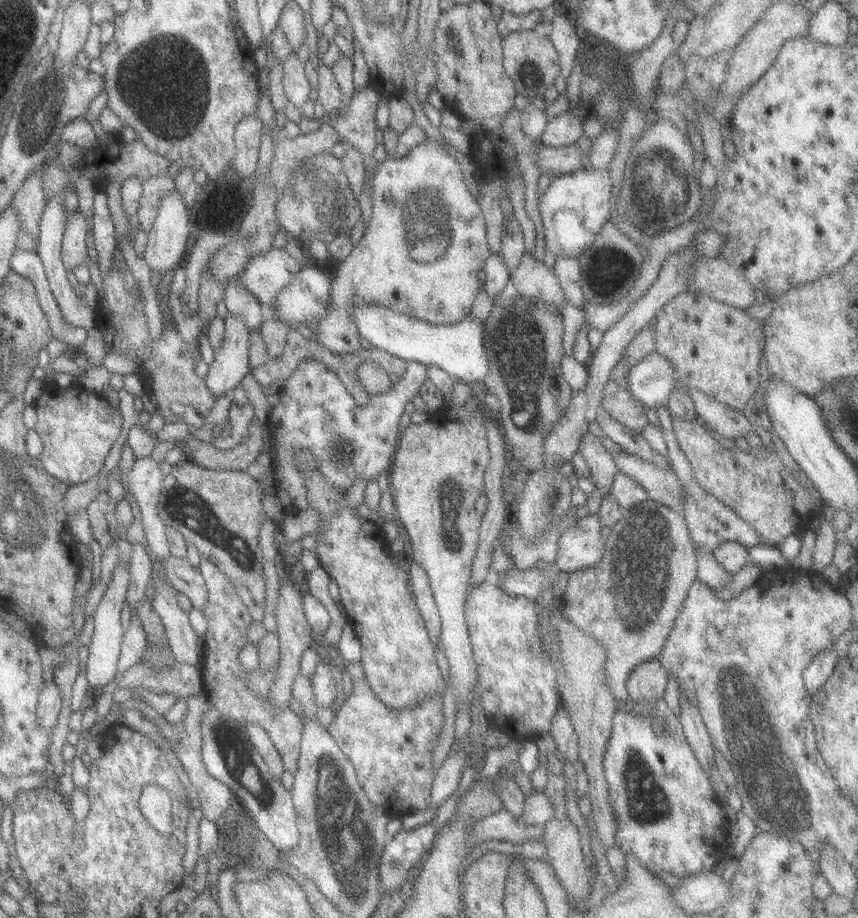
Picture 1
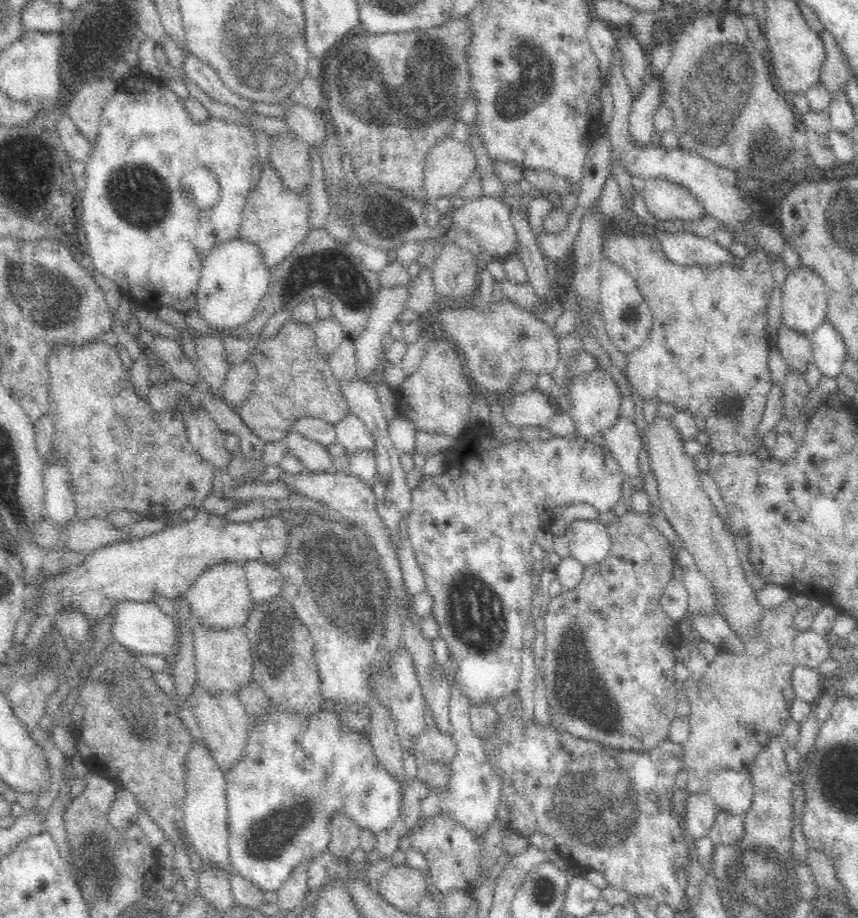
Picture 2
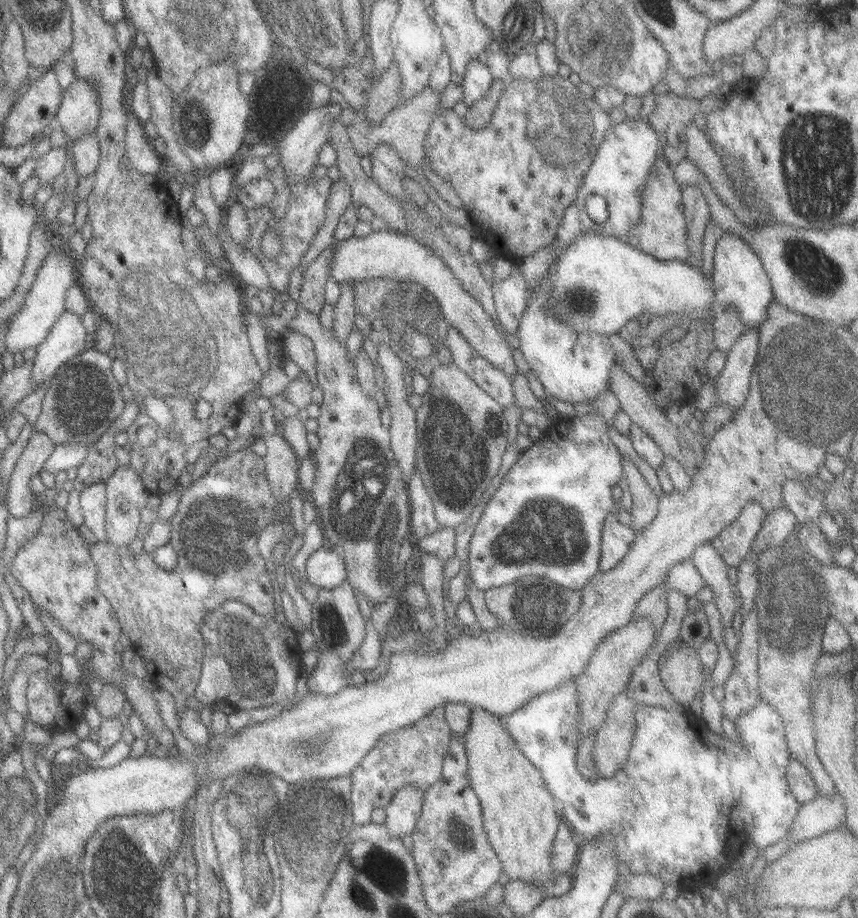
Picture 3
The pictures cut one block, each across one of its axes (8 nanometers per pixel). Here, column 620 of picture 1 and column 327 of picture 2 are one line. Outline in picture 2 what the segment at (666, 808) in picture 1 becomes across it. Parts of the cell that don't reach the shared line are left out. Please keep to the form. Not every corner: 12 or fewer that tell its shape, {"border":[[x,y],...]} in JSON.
{"border":[[268,704],[225,772],[228,858],[262,893],[374,837],[400,787],[334,710]]}

